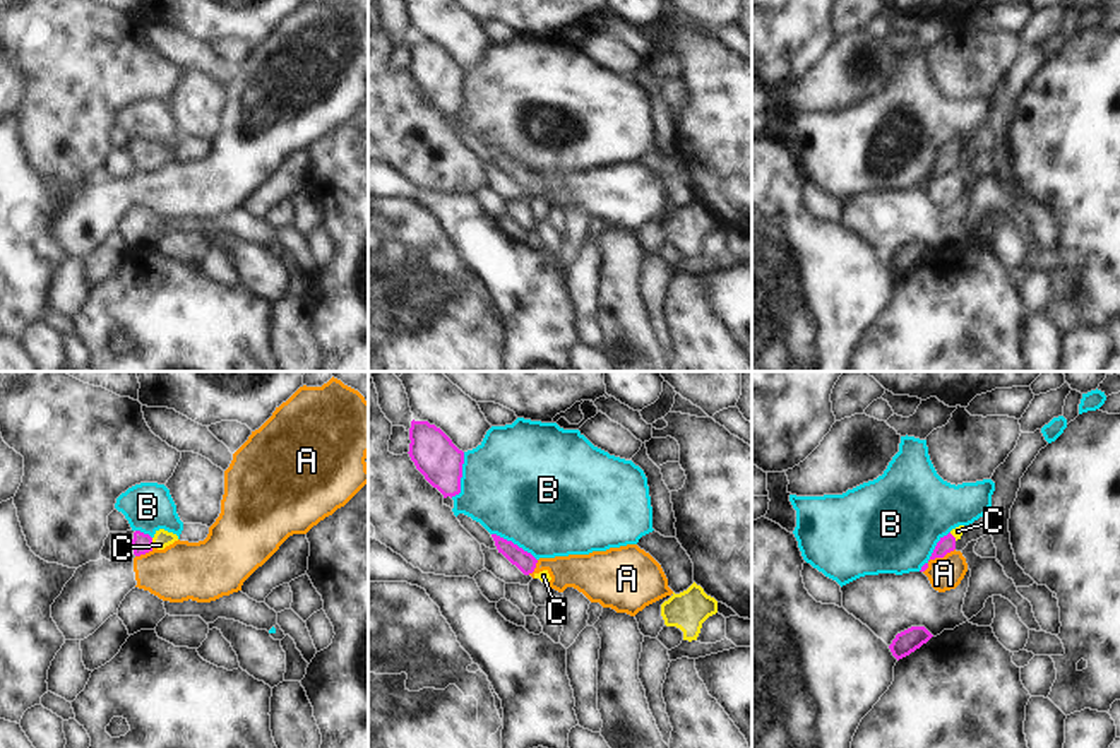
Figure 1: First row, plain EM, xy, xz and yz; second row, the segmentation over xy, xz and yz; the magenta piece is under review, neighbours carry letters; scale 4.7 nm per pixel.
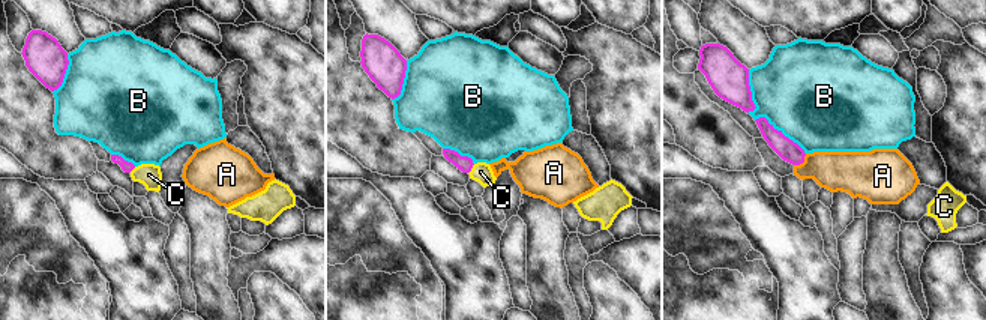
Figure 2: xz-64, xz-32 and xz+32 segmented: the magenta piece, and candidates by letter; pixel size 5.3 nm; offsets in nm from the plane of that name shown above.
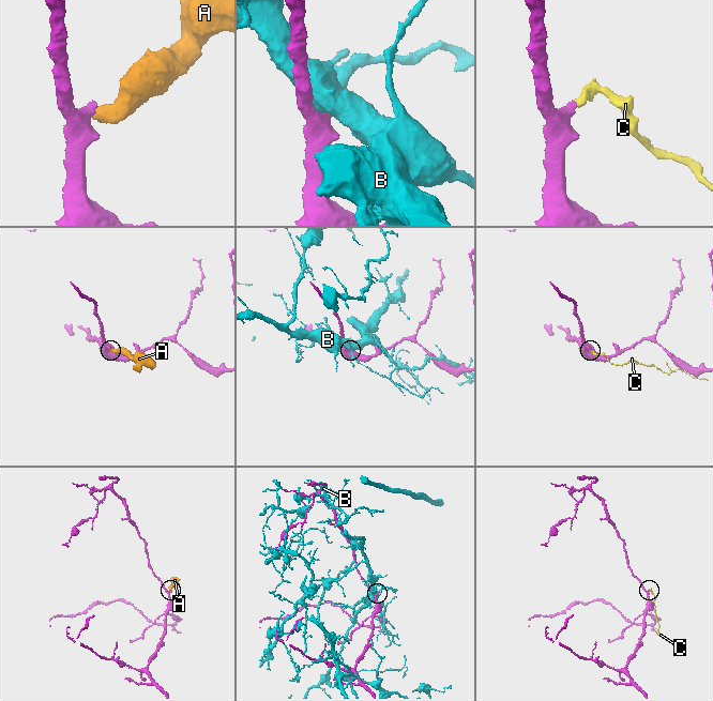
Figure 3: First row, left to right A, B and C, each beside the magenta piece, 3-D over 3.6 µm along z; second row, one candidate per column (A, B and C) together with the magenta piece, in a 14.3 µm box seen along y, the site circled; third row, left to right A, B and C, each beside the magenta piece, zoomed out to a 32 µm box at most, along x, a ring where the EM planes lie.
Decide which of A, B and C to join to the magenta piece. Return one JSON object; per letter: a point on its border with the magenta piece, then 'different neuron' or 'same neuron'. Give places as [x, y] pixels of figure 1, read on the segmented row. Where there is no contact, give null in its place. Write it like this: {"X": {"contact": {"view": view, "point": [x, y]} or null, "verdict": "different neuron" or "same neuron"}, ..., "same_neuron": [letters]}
{"A": {"contact": {"view": "yz", "point": [935, 557]}, "verdict": "different neuron"}, "B": {"contact": {"view": "xz", "point": [461, 476]}, "verdict": "different neuron"}, "C": {"contact": {"view": "xy", "point": [151, 543]}, "verdict": "same neuron"}, "same_neuron": ["C"]}

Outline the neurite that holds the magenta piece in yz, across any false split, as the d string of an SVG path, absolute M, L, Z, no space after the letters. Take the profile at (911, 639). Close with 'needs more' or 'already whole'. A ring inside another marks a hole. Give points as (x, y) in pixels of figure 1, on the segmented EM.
M911 626L897 633L889 649L892 656L899 661L914 652L916 649L920 649L932 637L933 635L925 626Z; already whole

